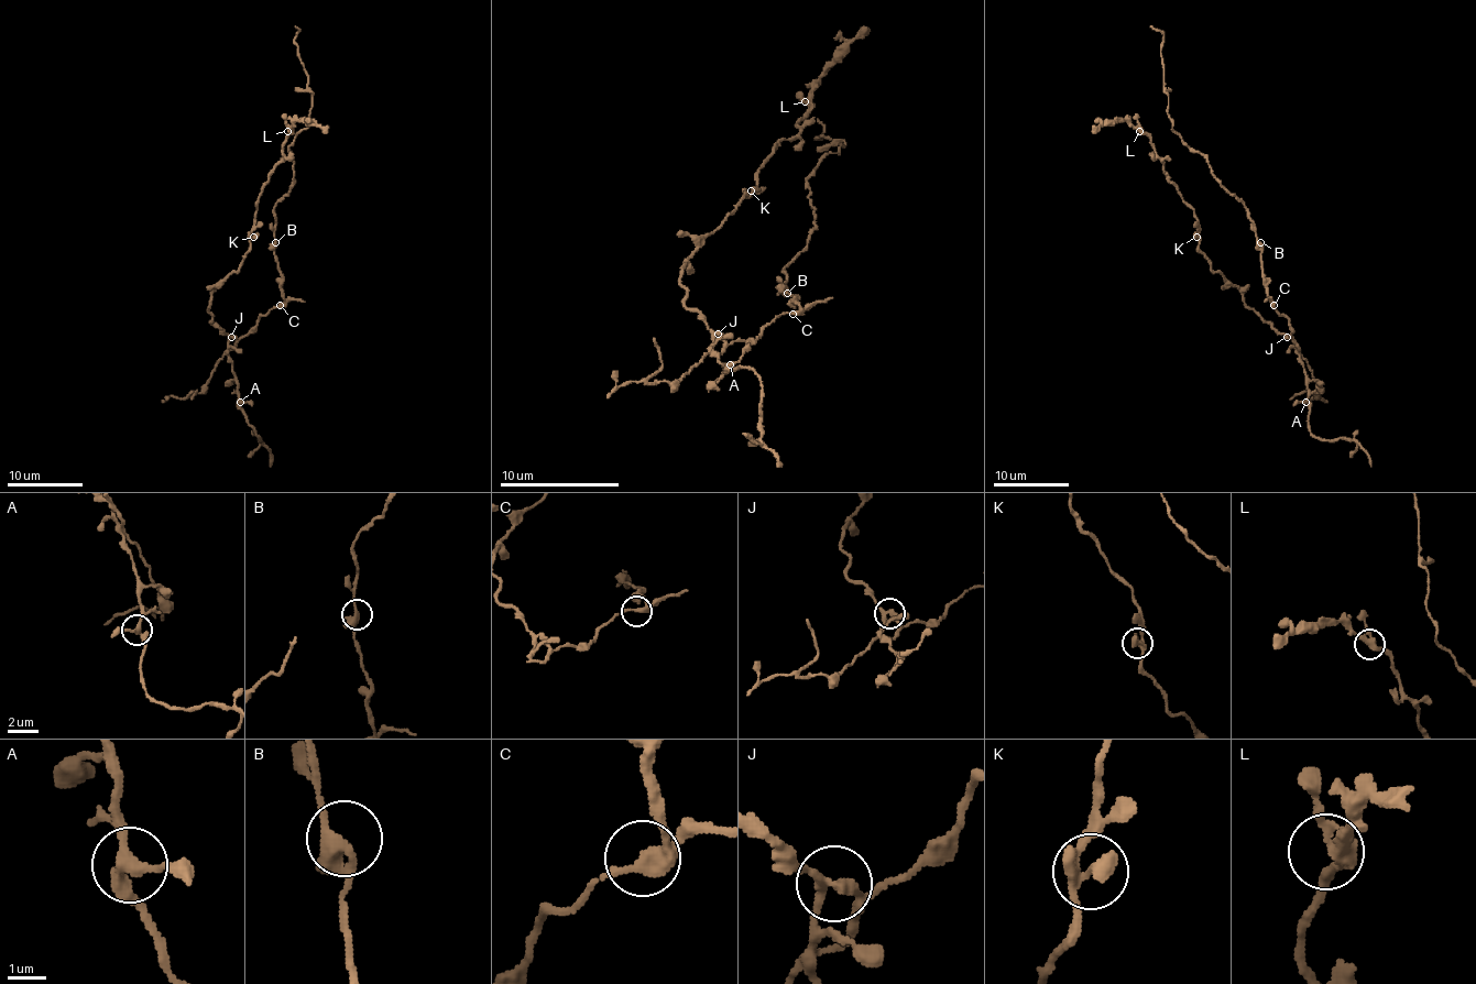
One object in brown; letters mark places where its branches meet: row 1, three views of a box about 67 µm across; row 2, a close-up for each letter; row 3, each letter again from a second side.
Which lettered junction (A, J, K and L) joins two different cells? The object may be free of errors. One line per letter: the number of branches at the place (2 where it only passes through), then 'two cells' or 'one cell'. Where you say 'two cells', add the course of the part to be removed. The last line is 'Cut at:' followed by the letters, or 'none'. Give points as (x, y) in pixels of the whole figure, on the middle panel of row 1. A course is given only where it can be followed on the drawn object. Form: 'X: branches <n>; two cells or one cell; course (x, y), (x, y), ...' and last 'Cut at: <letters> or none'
A: branches 3; one cell
J: branches 3; two cells; course (718, 335), (754, 340), (798, 307), (784, 272), (813, 227), (808, 178), (843, 146), (817, 140), (817, 119)
K: branches 3; one cell
L: branches 3; one cell
Cut at: J

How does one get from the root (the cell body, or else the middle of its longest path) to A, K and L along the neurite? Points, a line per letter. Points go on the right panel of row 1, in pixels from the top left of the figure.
A: (1291, 327), (1299, 360), (1308, 379), (1305, 402)
K: (1291, 327), (1292, 337), (1287, 339), (1249, 308), (1244, 294), (1210, 266), (1198, 248), (1196, 237)
L: (1291, 327), (1292, 337), (1287, 339), (1210, 266), (1198, 248), (1192, 208), (1139, 131)

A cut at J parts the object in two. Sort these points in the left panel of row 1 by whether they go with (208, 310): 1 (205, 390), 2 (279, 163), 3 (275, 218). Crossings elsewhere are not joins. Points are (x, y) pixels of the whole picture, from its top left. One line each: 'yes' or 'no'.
1: no
2: yes
3: no

